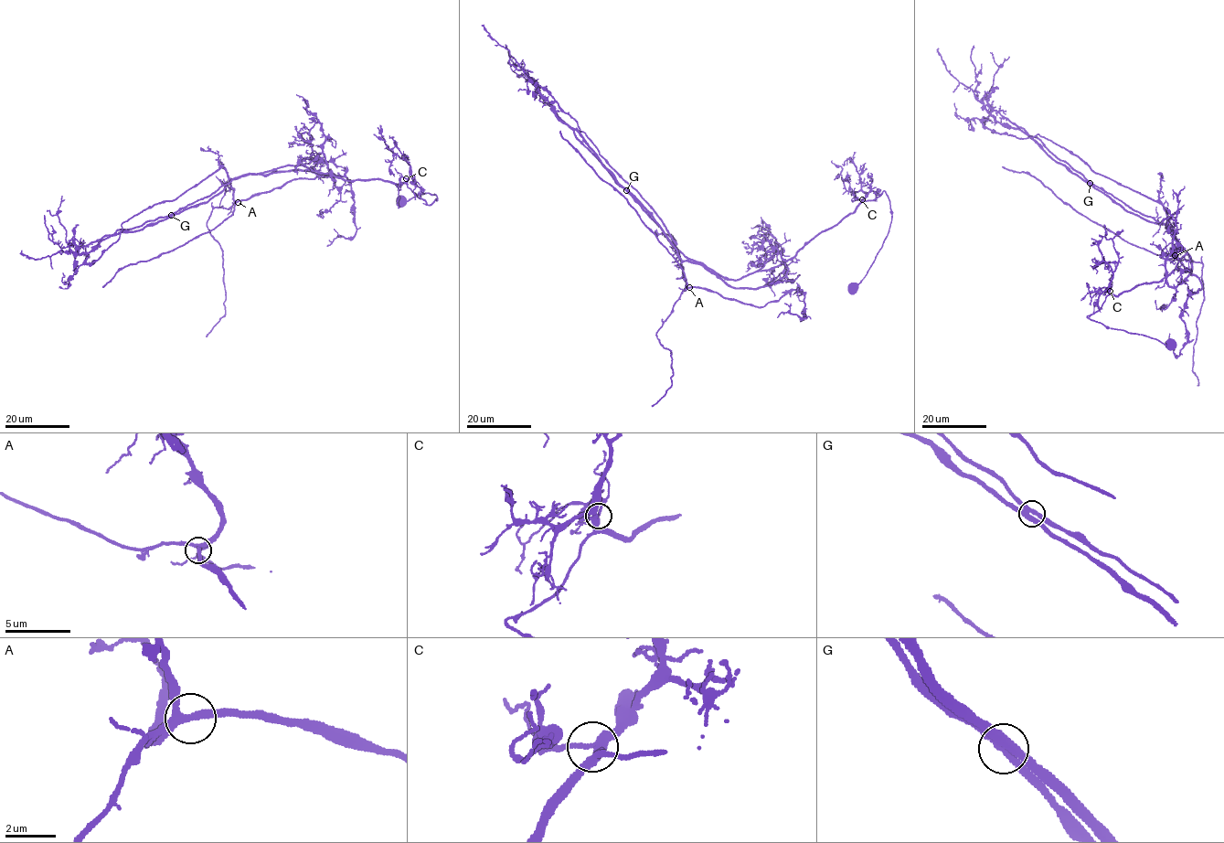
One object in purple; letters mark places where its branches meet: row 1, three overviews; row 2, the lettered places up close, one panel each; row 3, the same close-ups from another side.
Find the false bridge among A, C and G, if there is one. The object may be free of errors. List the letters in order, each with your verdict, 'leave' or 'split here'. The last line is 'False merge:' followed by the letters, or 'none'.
A: leave
C: leave
G: split here
False merge: G

